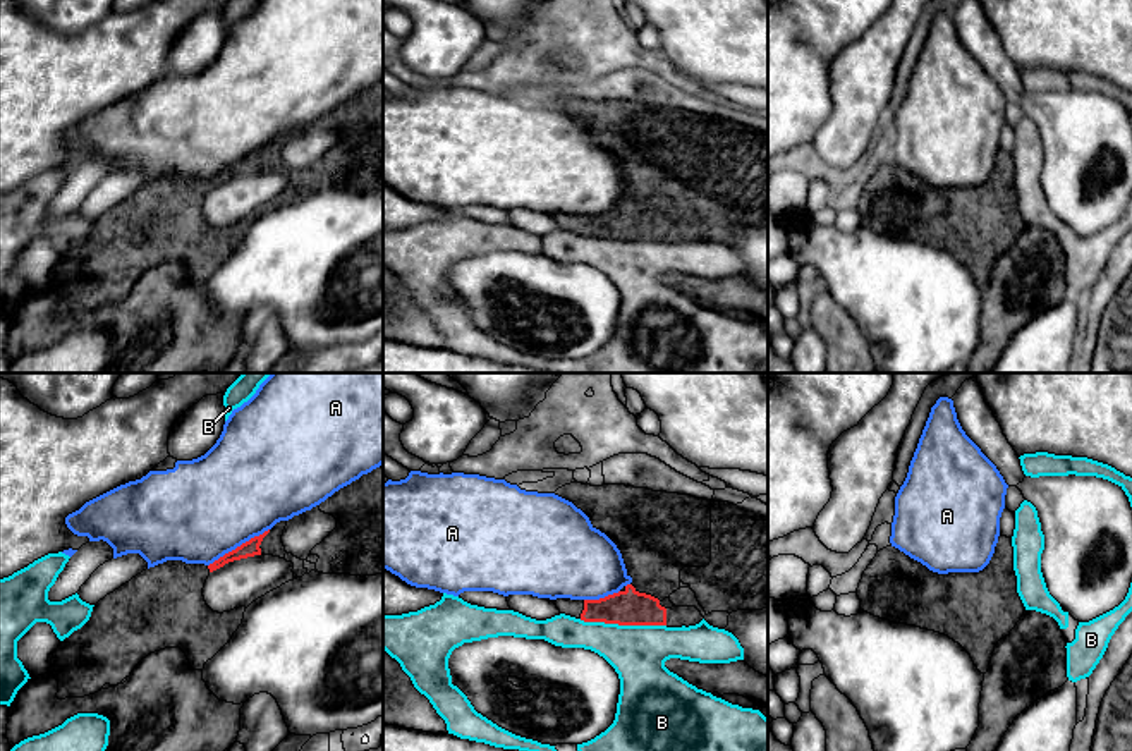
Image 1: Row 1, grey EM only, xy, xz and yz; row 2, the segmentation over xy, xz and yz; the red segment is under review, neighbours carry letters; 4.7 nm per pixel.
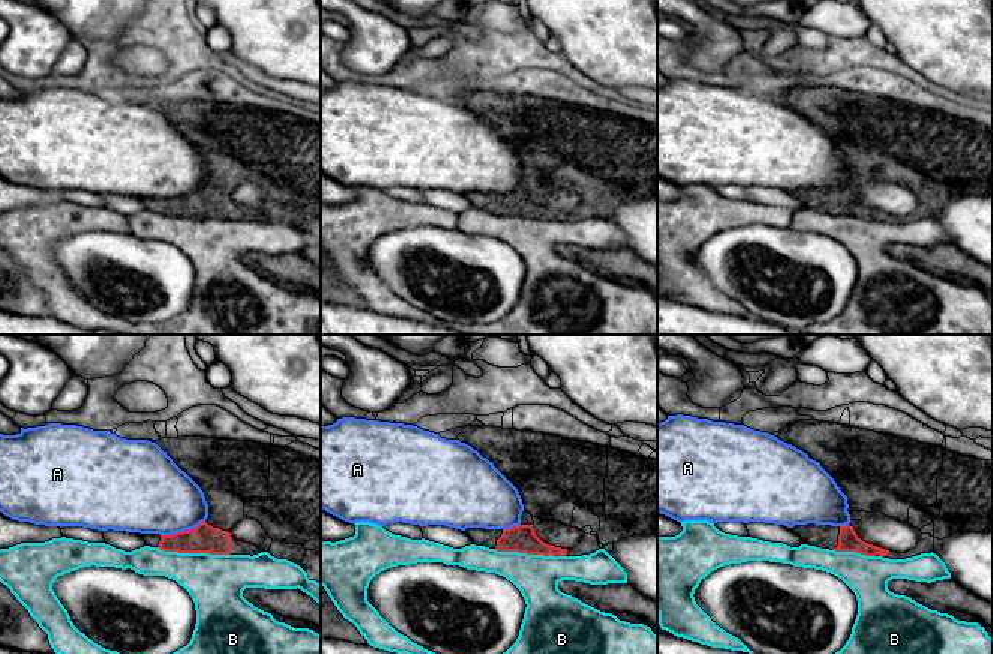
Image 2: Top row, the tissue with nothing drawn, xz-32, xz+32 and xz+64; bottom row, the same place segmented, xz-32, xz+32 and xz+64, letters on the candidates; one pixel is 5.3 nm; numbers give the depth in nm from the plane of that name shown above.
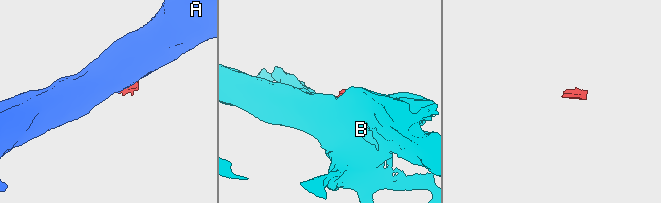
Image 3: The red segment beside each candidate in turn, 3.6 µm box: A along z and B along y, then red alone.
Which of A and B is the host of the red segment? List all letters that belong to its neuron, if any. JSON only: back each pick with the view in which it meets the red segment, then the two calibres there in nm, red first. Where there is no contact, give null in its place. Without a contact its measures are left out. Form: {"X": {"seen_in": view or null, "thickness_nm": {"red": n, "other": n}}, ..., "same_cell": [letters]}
{"same_cell": []}

